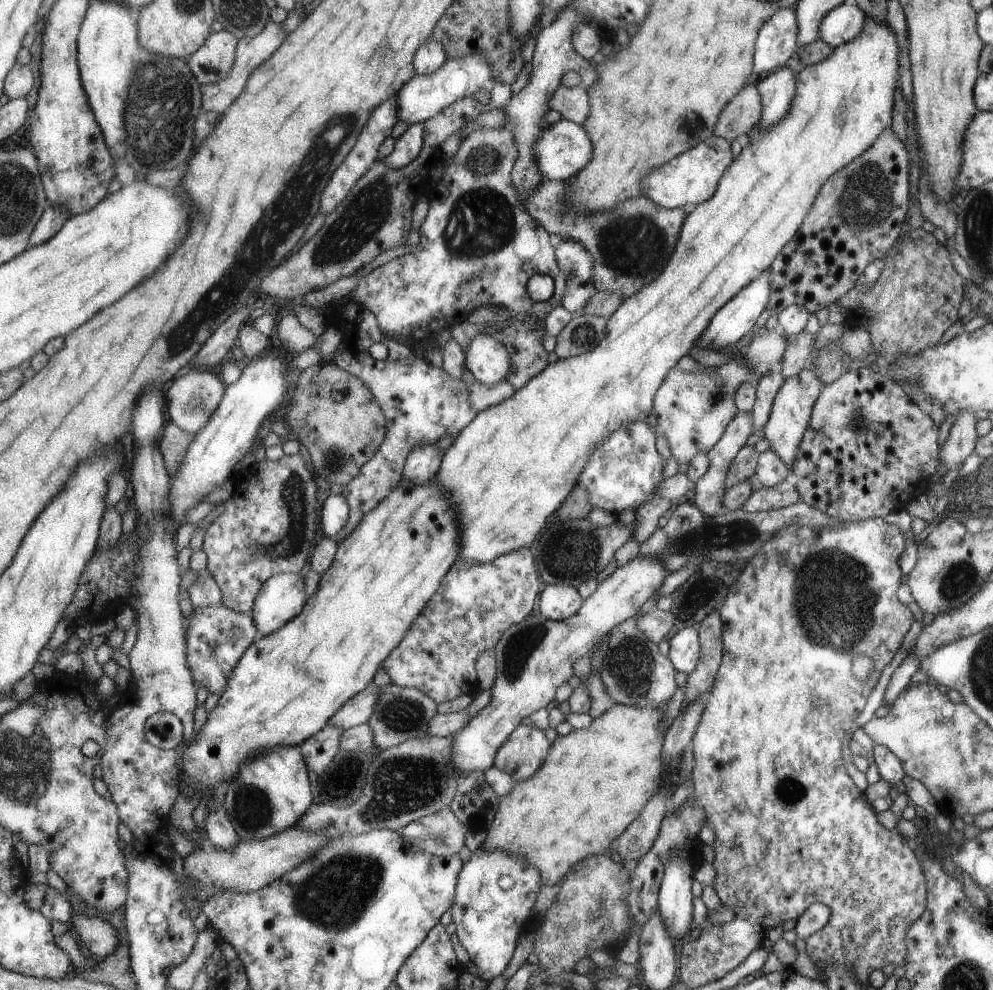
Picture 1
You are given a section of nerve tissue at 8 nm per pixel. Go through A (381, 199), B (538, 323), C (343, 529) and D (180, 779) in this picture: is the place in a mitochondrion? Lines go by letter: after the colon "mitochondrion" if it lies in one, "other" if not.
A: mitochondrion
B: other
C: other
D: other

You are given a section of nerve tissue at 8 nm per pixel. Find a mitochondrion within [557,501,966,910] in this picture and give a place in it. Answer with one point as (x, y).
(818, 568)

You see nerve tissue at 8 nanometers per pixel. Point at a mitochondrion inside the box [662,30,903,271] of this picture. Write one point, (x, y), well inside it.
(866, 174)

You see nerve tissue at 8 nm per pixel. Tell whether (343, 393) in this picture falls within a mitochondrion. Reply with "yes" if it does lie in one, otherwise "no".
no

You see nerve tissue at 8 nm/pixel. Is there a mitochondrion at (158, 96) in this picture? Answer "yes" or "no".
yes

